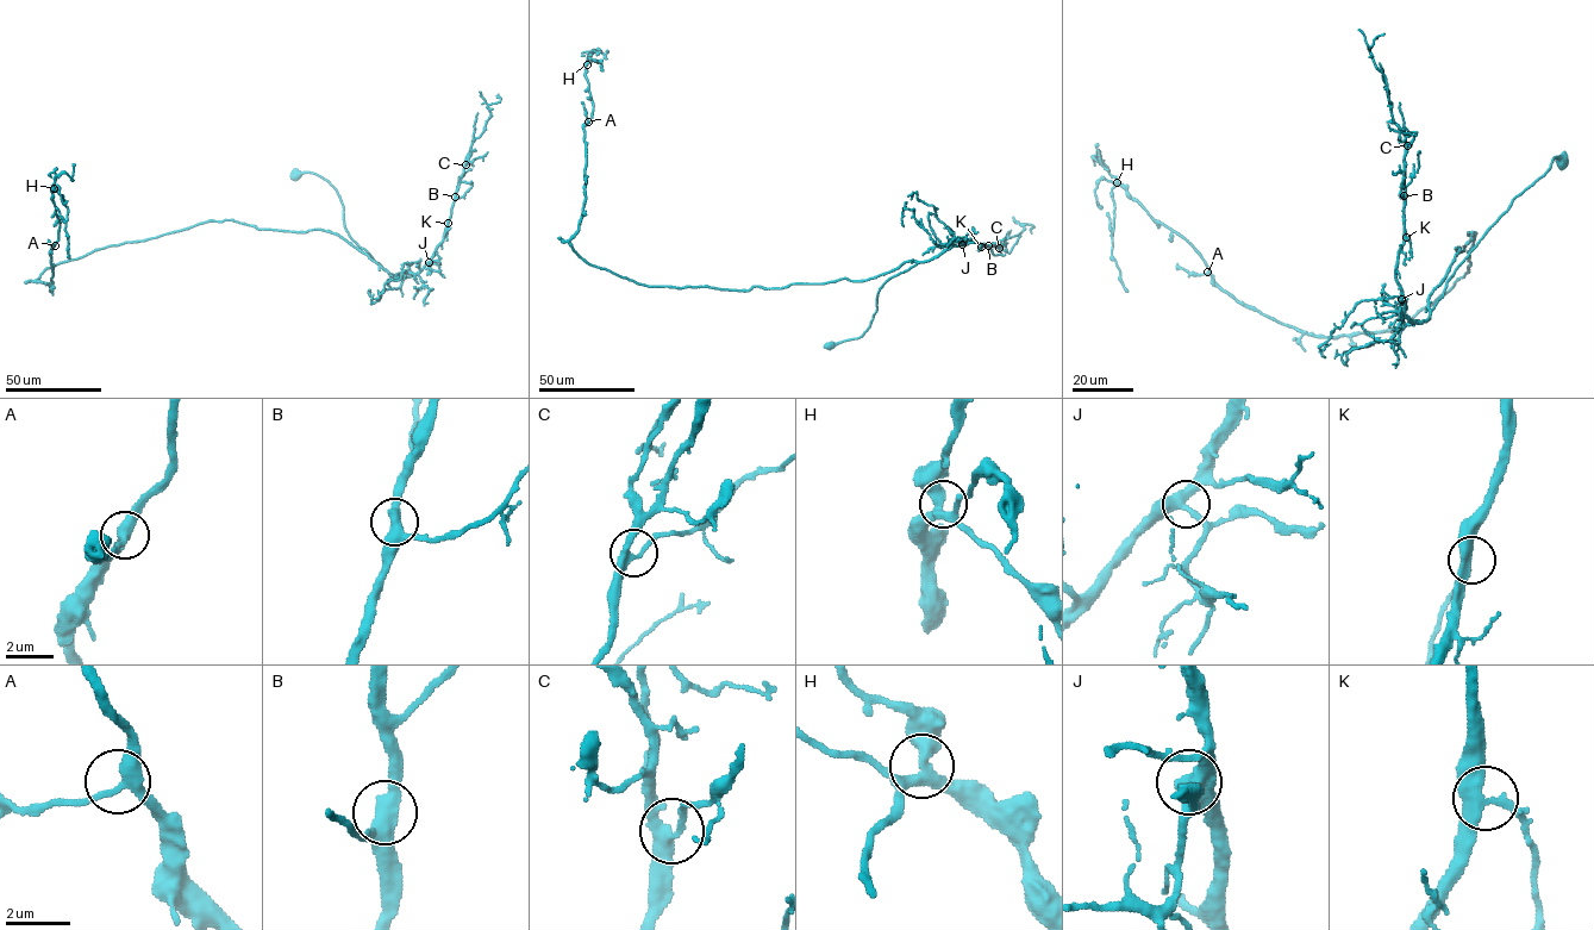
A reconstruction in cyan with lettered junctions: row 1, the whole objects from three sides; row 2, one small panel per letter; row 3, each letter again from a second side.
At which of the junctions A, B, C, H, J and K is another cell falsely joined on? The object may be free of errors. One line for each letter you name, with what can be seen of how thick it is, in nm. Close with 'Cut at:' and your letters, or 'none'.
Cut at: none

